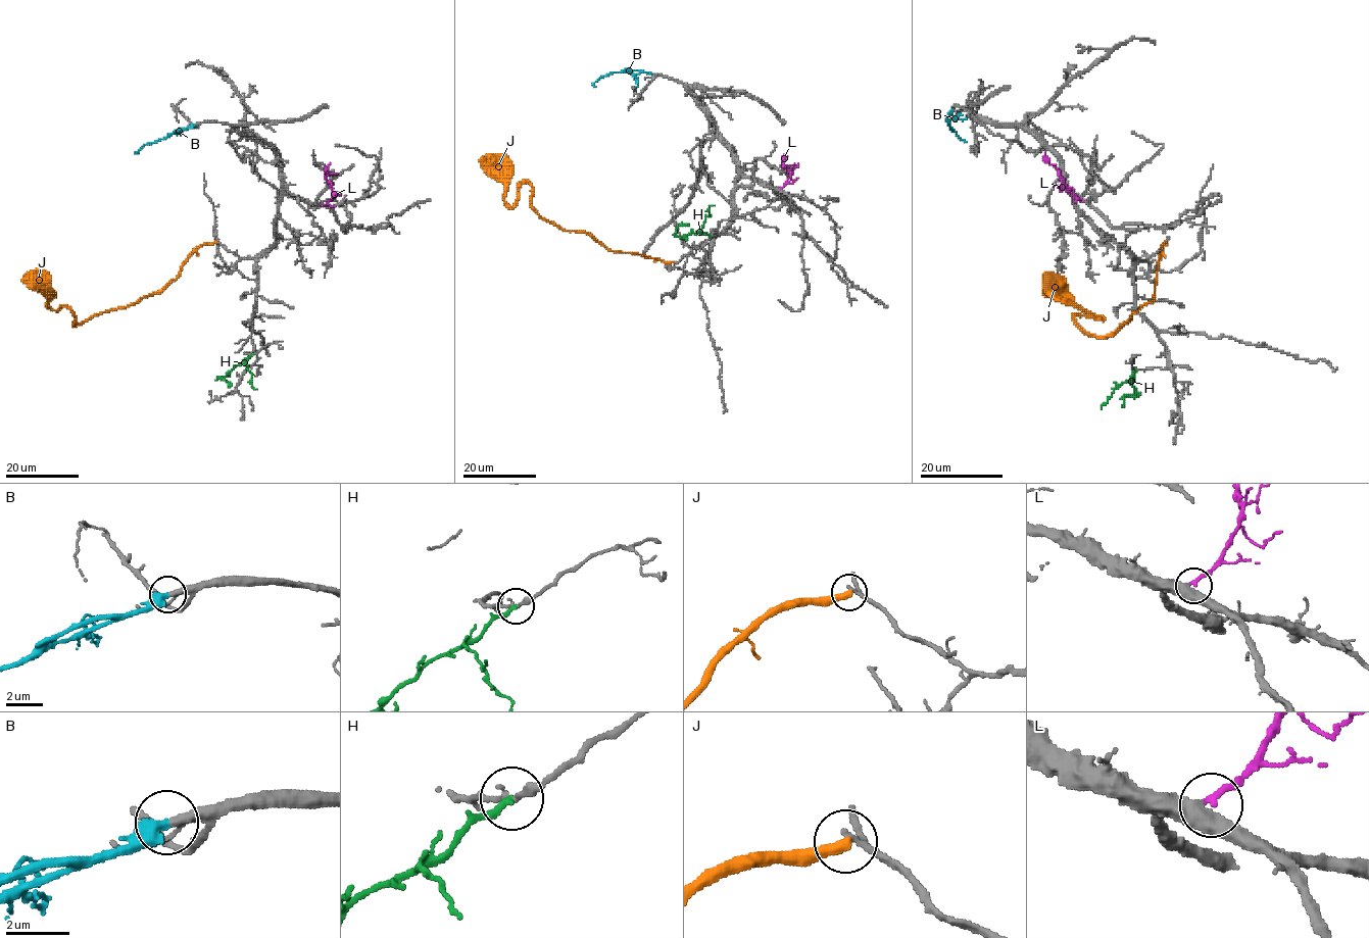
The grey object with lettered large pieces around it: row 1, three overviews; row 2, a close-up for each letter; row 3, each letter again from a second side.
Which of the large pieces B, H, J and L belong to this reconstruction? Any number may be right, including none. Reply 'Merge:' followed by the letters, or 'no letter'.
Merge: L

